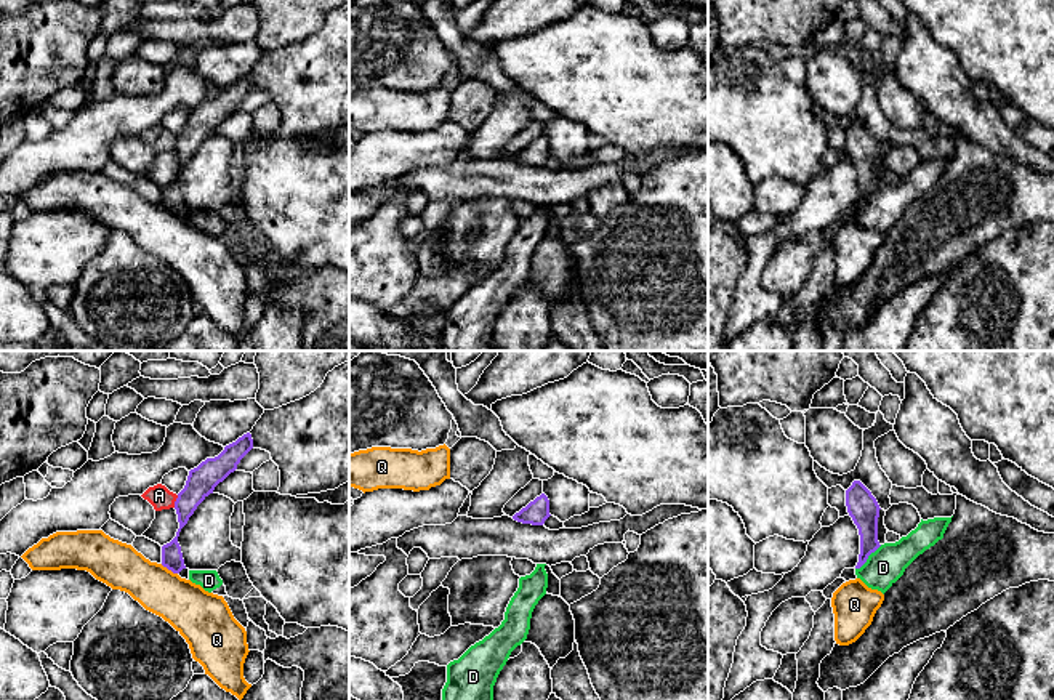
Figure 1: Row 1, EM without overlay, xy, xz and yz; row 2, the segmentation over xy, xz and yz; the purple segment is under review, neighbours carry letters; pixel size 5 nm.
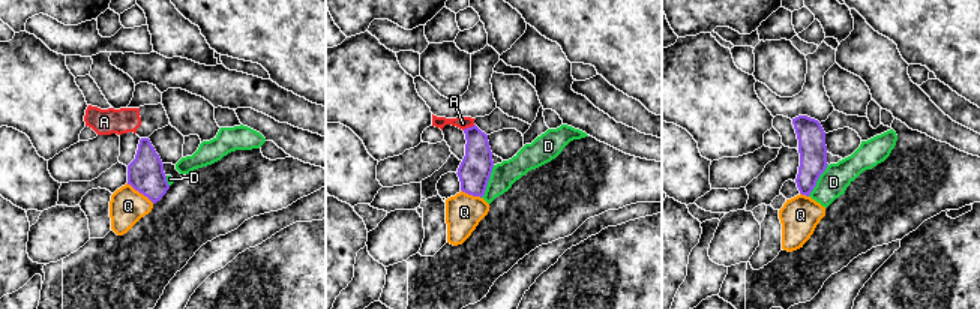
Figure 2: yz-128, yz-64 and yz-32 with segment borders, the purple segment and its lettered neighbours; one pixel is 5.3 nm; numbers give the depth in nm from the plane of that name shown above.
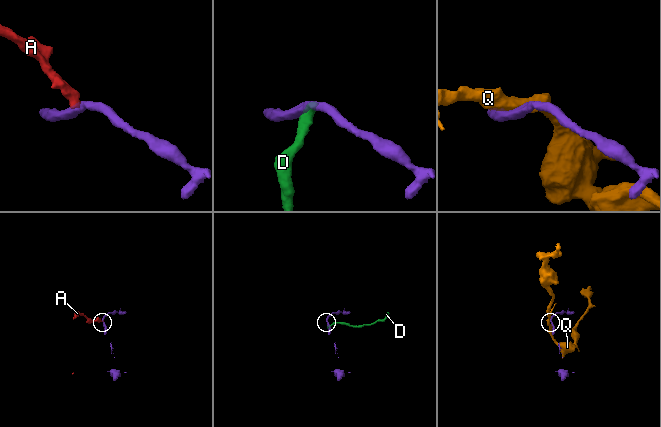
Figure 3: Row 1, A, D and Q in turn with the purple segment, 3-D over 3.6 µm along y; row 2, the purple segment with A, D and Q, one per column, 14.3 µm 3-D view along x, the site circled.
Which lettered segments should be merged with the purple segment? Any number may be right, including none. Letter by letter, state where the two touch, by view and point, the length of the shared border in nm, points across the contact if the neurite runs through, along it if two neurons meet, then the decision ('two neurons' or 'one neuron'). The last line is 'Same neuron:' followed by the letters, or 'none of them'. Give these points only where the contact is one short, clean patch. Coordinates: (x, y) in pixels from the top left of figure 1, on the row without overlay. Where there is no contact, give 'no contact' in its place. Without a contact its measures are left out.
A: contact xy (175, 143); length 70 nm; border xy (178, 136), (173, 148); two neurons
D: contact yz (867, 199); length 180 nm; border yz (881, 186), (856, 210); two neurons
Q: contact xy (168, 210); length 100 nm; two neurons
Same neuron: none of them

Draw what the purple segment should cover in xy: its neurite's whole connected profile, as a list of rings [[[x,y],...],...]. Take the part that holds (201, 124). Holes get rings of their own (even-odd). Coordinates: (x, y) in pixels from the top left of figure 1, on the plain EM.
[[[247,74],[242,78],[239,78],[235,83],[229,85],[224,88],[224,91],[215,98],[215,99],[207,99],[202,103],[197,109],[189,112],[187,122],[184,130],[178,135],[178,139],[175,143],[175,151],[178,155],[178,163],[179,170],[176,173],[176,178],[162,187],[162,207],[171,211],[173,215],[179,215],[184,207],[181,187],[178,184],[178,178],[181,170],[187,165],[189,159],[194,155],[197,147],[210,136],[213,135],[215,128],[223,123],[231,114],[237,111],[237,106],[240,101],[253,90],[253,80],[251,75]]]

